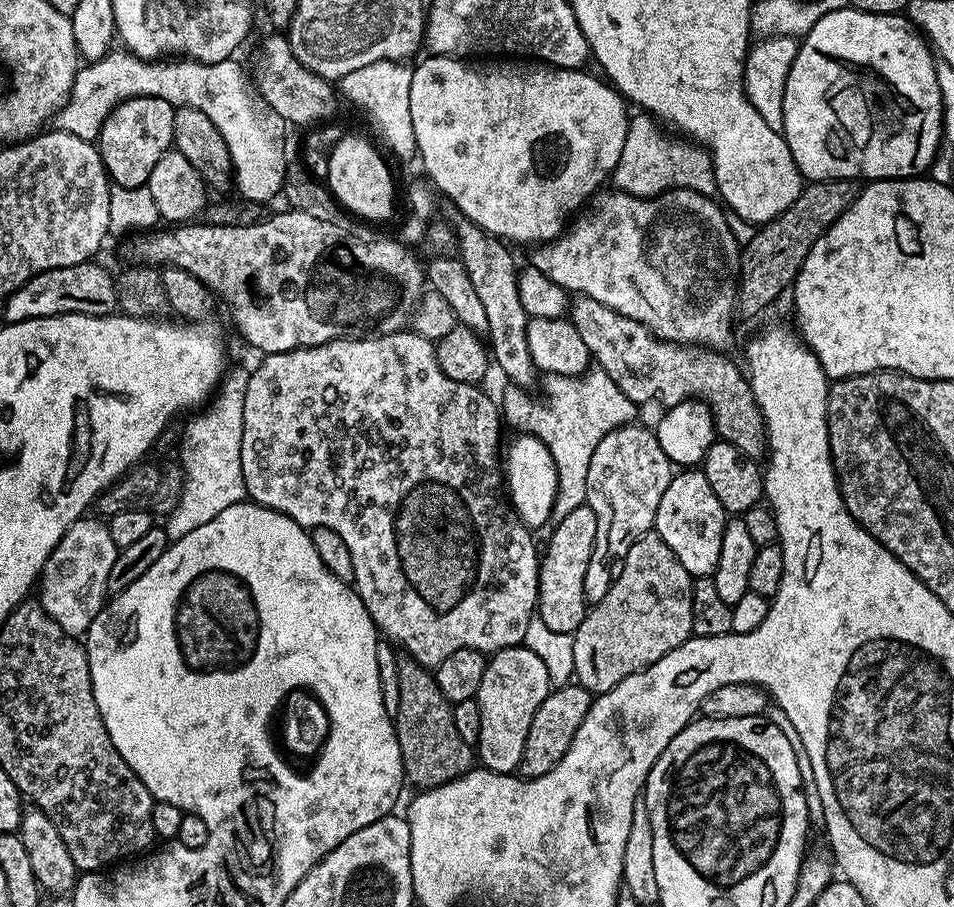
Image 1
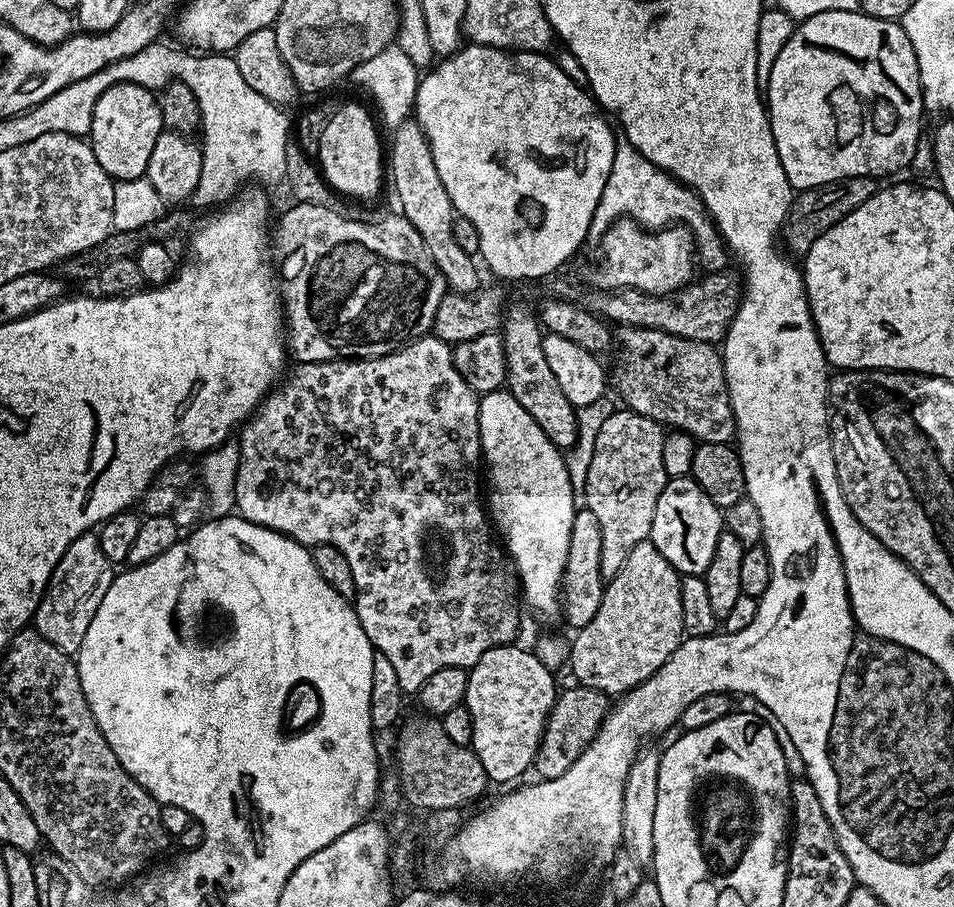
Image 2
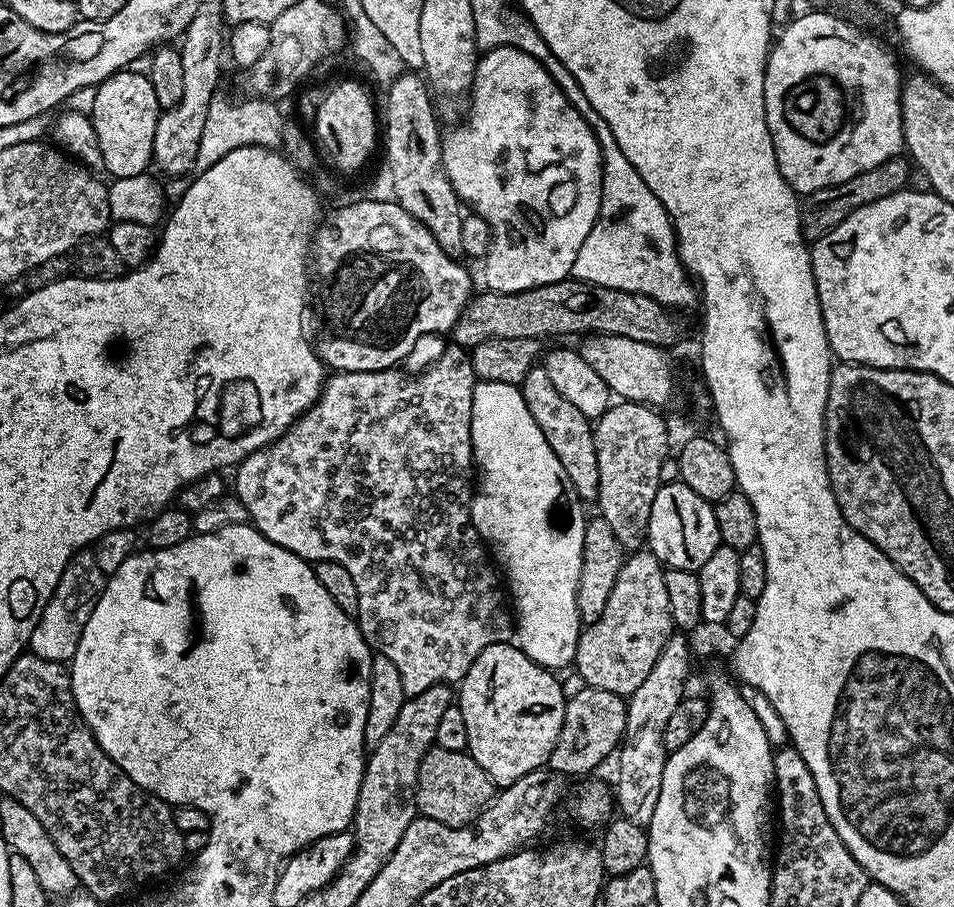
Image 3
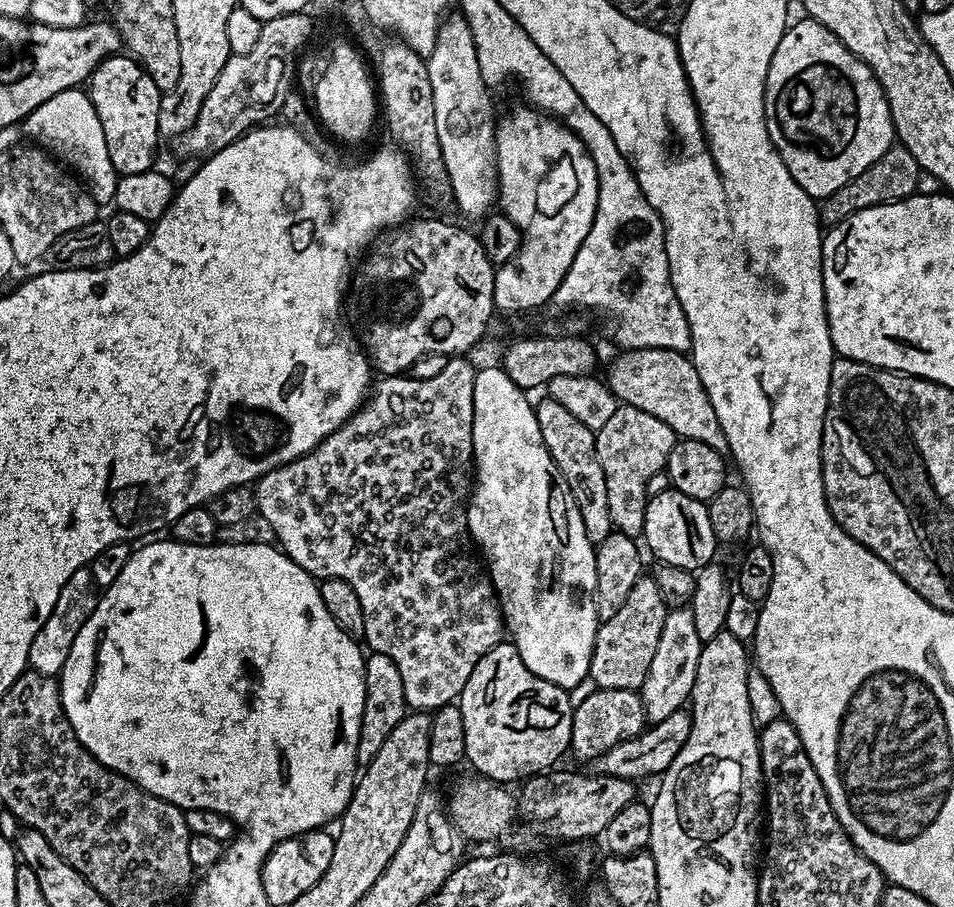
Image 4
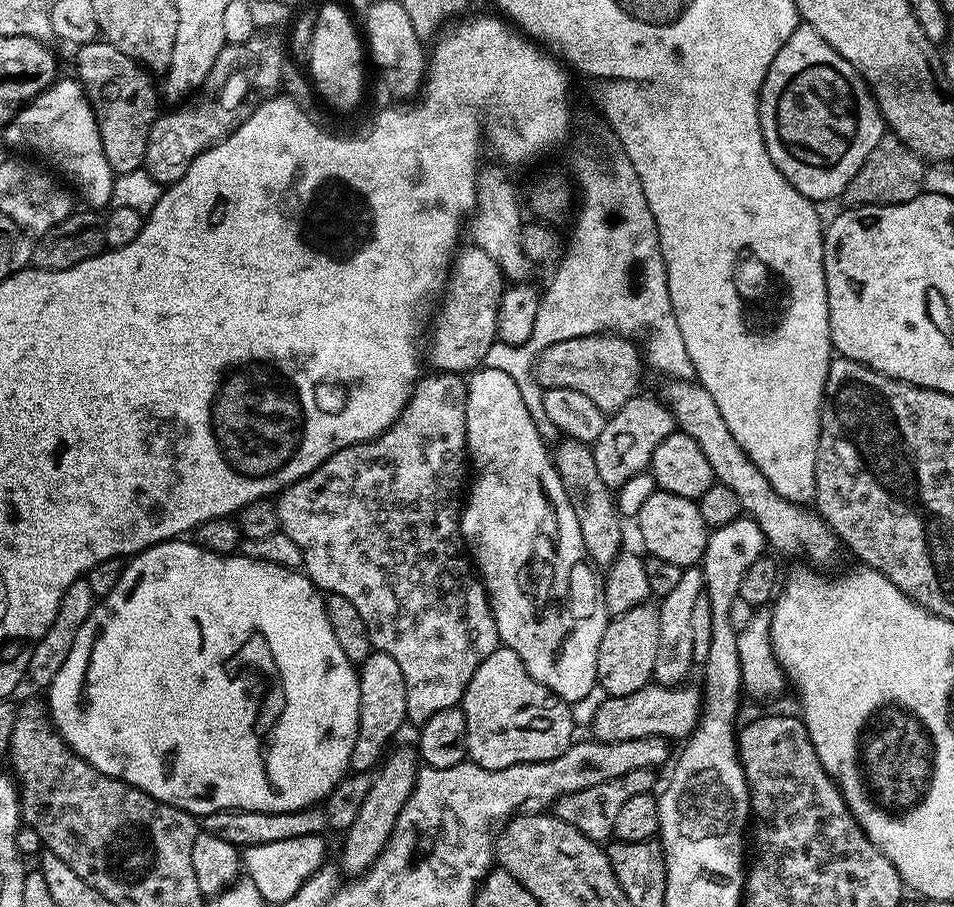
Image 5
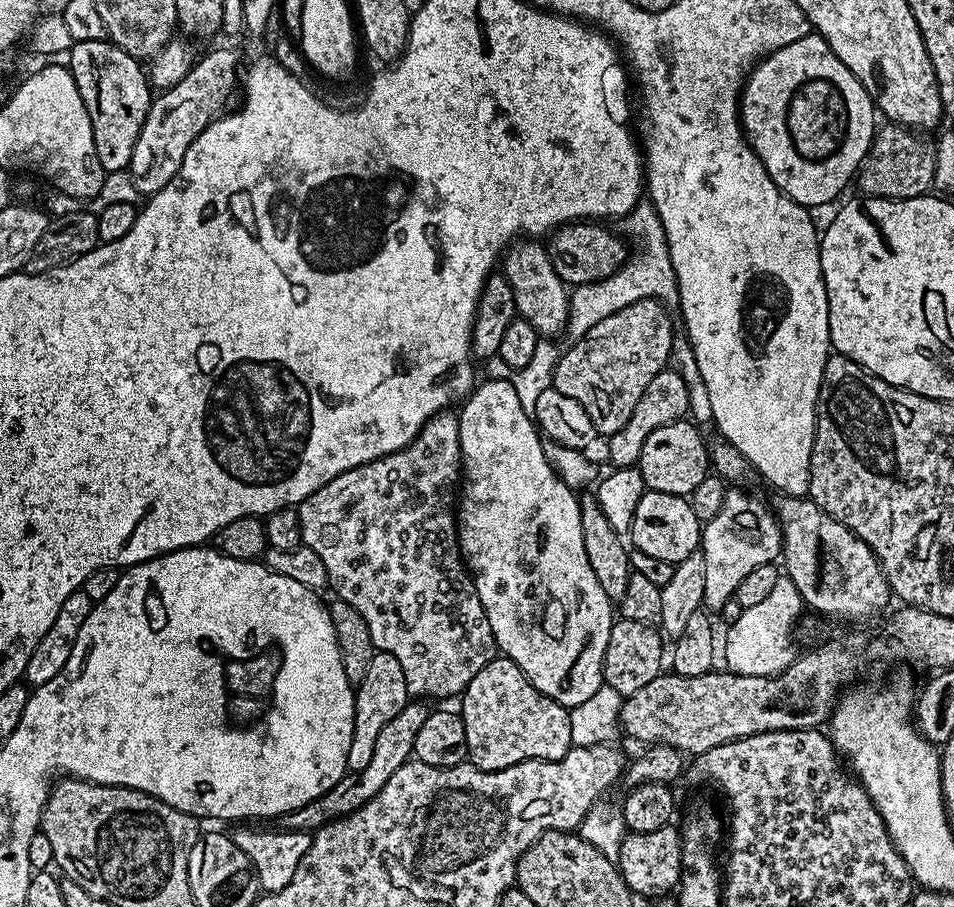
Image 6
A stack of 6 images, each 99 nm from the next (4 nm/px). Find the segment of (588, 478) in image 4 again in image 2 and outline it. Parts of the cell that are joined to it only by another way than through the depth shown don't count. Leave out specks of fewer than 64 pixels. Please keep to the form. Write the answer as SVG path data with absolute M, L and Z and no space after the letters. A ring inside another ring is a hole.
M509 305L501 321L500 333L503 349L506 350L507 378L505 387L516 402L542 426L542 434L561 450L572 448L577 441L577 409L573 408L570 398L562 394L558 378L554 378L547 359L542 351L544 337L537 315L522 306Z

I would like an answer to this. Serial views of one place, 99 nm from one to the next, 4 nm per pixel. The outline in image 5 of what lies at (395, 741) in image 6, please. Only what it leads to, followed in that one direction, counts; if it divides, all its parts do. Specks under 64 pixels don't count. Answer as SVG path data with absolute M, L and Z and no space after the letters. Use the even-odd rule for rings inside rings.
M348 774L336 785L333 792L324 800L293 812L259 812L258 810L242 810L227 808L211 812L203 817L202 828L214 838L222 838L222 842L230 842L241 850L254 846L266 846L266 842L286 842L290 838L306 838L307 836L324 836L328 832L343 833L358 818L358 810L362 810L362 802L366 802L366 794L370 794L372 776L368 774Z

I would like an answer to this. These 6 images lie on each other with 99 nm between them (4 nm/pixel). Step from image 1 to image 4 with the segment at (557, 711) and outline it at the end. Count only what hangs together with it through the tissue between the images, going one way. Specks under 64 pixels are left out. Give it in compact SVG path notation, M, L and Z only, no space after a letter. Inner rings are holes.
M597 688L582 704L572 710L570 752L584 762L590 762L606 750L640 735L646 727L641 694L636 690L621 688Z

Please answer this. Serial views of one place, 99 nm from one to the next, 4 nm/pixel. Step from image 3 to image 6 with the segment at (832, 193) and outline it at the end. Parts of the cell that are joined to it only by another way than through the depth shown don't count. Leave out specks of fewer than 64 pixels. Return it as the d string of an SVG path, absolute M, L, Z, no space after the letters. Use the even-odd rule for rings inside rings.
M884 122L876 129L872 145L855 177L855 187L860 187L865 197L878 200L905 200L915 196L927 196L933 191L936 169L936 144L931 140L919 140L917 133L903 124Z

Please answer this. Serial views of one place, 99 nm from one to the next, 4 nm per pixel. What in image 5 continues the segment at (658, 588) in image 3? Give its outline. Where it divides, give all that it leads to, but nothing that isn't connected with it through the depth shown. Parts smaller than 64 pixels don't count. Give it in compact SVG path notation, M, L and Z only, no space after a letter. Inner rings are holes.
M645 602L626 610L621 616L612 616L598 646L596 683L608 696L634 694L653 679L654 658L658 658L658 614L655 603Z

